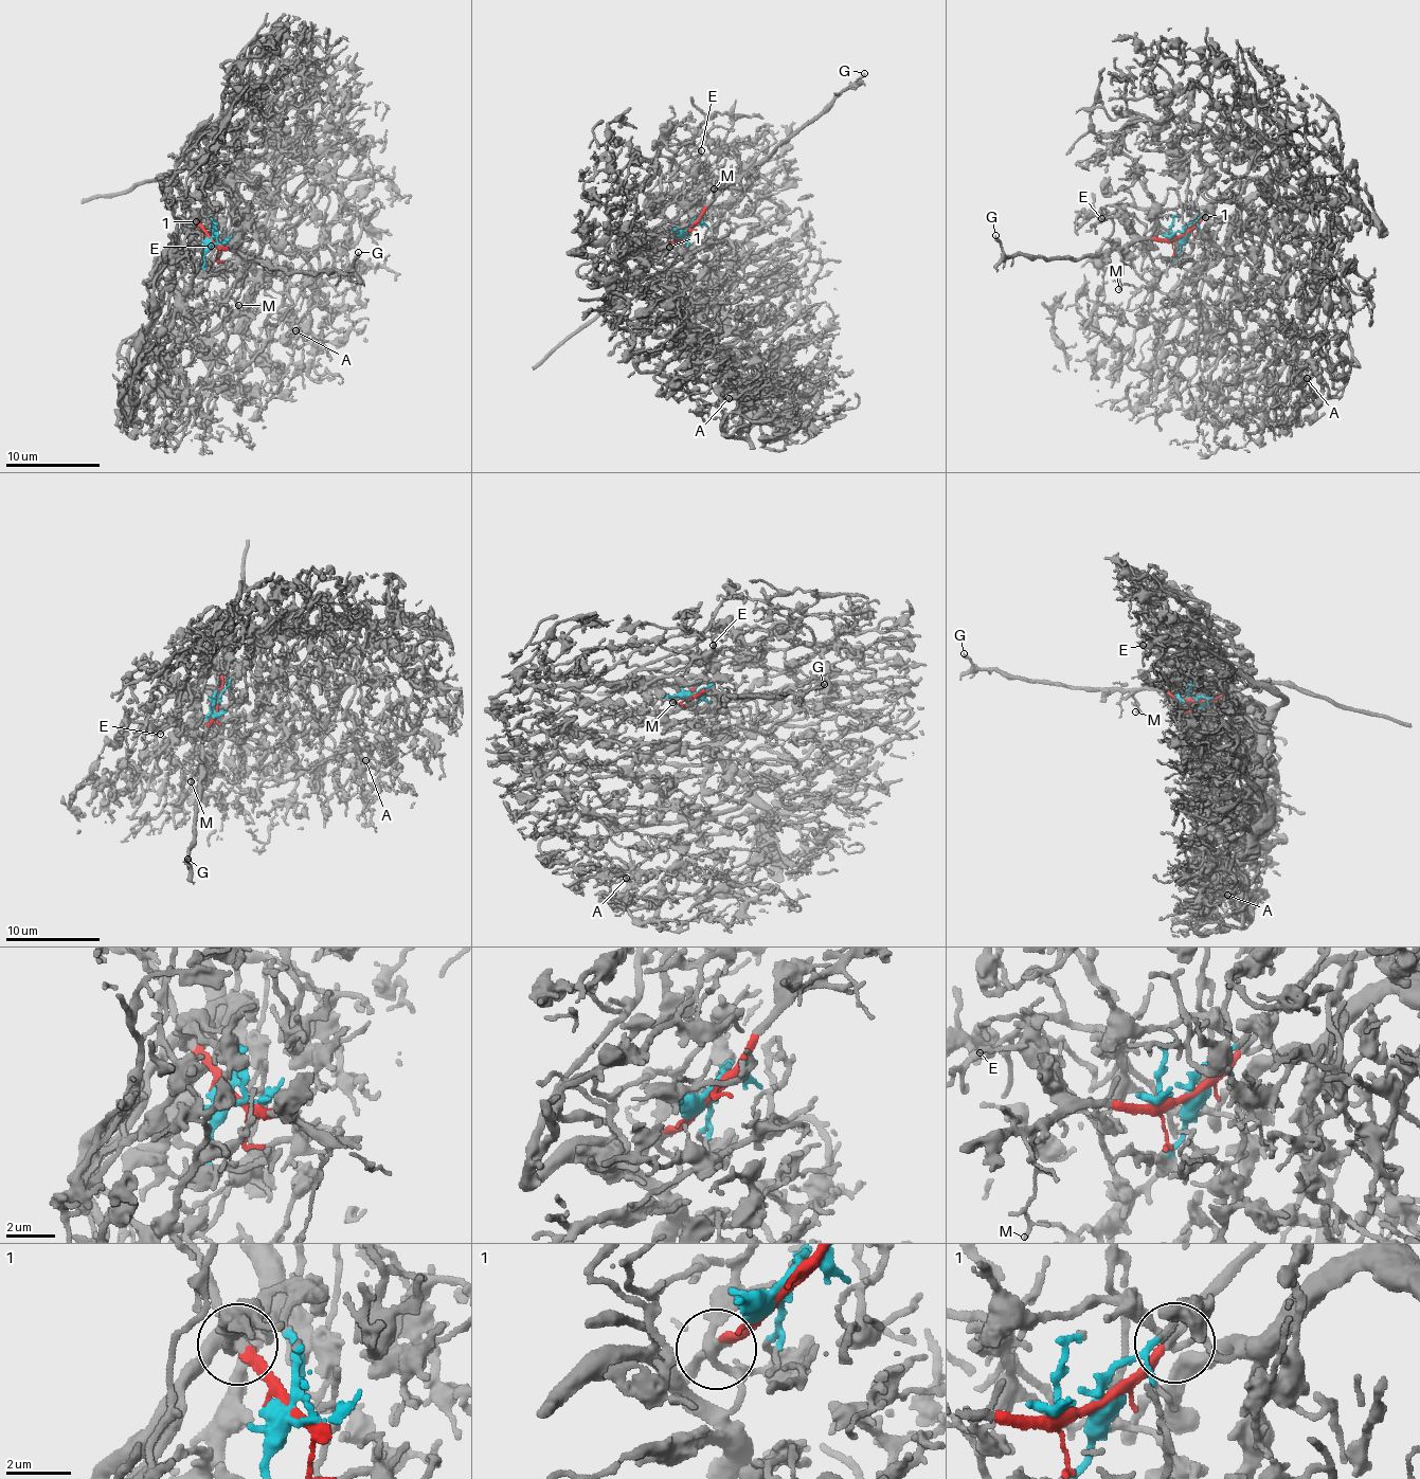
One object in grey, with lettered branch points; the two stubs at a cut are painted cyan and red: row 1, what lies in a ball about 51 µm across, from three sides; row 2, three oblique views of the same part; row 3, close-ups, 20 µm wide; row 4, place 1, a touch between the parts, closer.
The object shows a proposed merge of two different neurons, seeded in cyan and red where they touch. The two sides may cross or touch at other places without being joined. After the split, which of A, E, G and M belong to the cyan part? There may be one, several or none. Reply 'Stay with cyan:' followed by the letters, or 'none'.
Stay with cyan: A, E

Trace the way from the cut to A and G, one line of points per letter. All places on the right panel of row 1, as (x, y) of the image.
A: (1180, 235), (1258, 196), (1302, 211), (1314, 338), (1345, 385), (1316, 398), (1292, 378), (1308, 378)
G: (1180, 235), (1132, 240), (1122, 248), (1048, 262), (1040, 256), (1007, 254), (995, 236)

